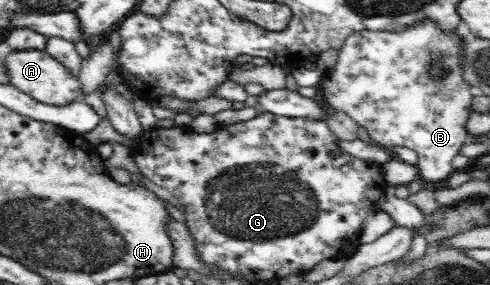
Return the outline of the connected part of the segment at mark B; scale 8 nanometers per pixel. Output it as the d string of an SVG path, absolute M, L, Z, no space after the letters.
M433 23L412 27L403 33L359 31L347 38L334 70L322 75L321 88L333 107L345 111L364 126L373 143L390 150L393 146L410 148L418 154L419 180L424 183L447 182L454 171L452 161L463 143L469 140L464 125L471 114L474 95L461 78L459 52L462 29L451 37L435 29Z

